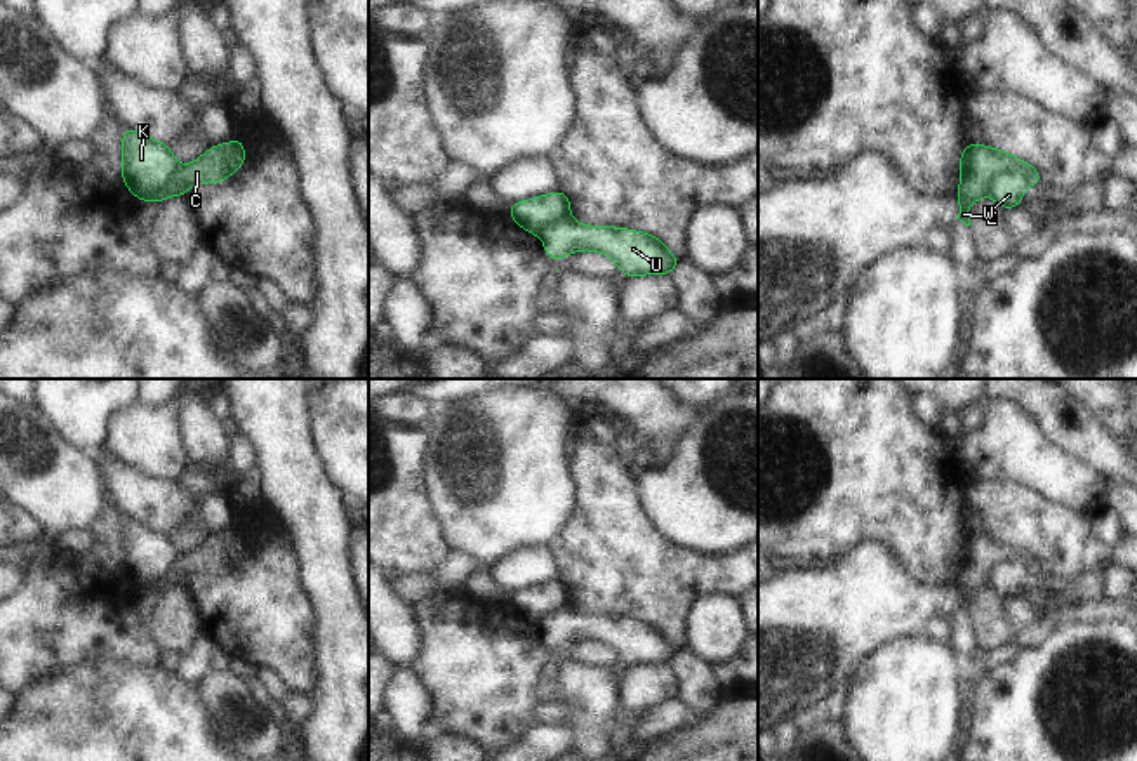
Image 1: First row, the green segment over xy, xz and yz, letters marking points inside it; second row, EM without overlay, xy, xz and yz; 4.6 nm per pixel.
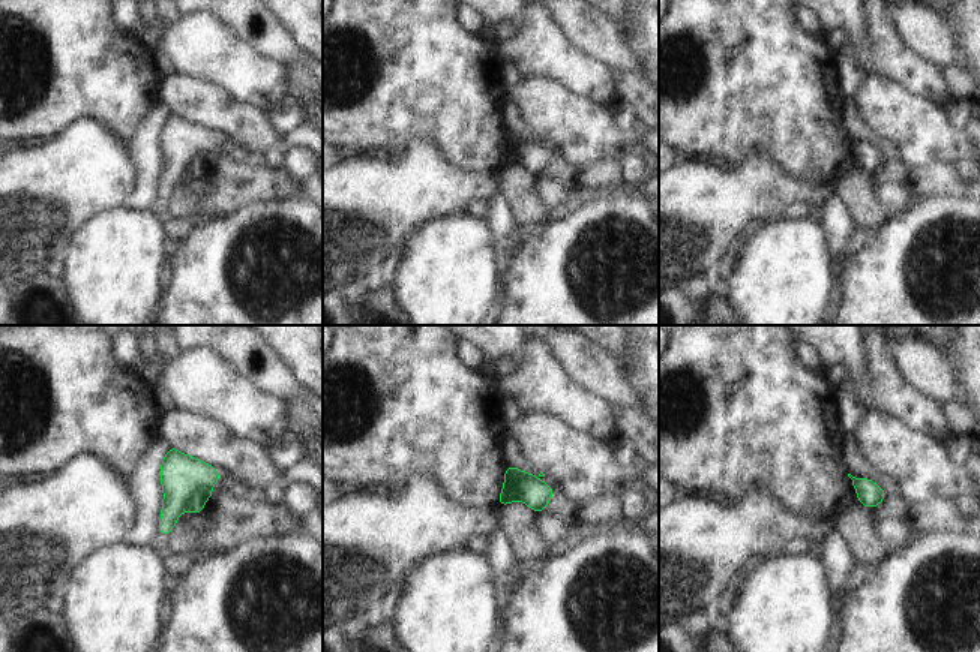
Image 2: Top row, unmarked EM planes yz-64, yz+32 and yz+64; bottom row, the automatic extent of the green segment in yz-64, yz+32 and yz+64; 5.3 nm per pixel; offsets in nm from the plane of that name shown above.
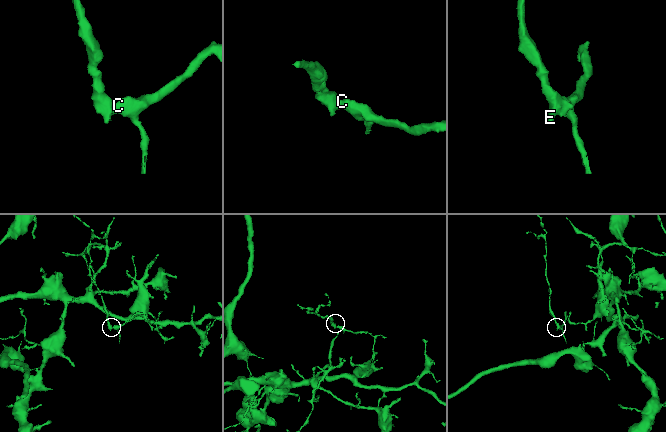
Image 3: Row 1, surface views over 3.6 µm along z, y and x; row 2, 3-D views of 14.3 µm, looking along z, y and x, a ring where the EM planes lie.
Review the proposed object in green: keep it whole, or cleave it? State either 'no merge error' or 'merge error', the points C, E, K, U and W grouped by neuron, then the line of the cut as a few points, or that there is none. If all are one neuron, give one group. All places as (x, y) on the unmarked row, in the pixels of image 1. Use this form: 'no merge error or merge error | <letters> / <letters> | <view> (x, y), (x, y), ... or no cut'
merge error | C U W / E K | yz (1030, 565), (1021, 560), (1007, 562), (993, 572), (988, 582)

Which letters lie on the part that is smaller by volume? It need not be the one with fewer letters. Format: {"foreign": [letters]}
{"foreign": ["E", "K"]}

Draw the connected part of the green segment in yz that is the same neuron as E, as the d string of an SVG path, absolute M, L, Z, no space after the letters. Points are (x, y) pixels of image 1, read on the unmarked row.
M968 532L960 544L958 608L970 615L968 596L987 586L994 570L1021 559L1029 565L1033 573L1041 575L1041 565L1031 553L993 535Z

